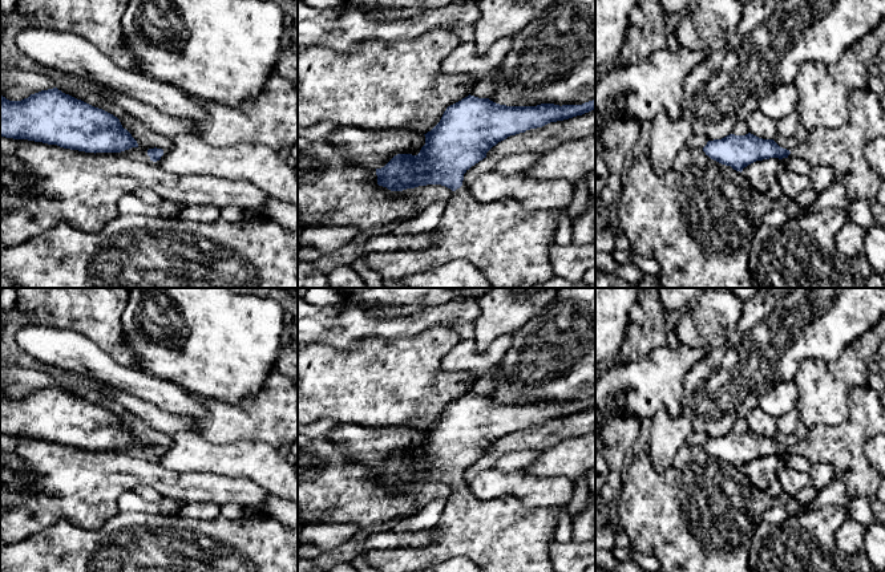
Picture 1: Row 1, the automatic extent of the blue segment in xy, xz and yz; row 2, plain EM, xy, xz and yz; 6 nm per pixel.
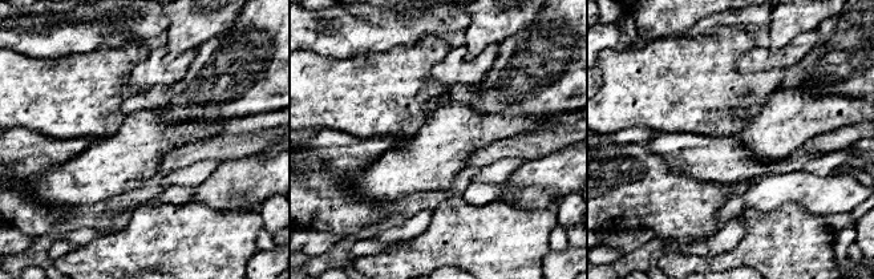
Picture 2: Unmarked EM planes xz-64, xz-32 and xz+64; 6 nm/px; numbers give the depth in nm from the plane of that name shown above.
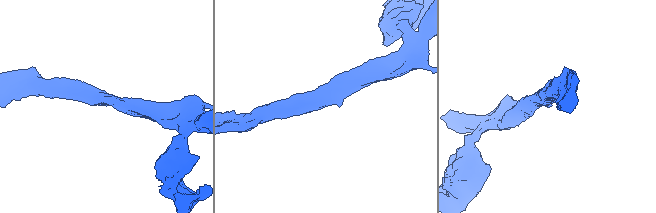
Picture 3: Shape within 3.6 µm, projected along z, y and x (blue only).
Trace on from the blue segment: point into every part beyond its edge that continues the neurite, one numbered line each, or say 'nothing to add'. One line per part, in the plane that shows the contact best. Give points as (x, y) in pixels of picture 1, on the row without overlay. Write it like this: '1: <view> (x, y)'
1: xz (498, 535)

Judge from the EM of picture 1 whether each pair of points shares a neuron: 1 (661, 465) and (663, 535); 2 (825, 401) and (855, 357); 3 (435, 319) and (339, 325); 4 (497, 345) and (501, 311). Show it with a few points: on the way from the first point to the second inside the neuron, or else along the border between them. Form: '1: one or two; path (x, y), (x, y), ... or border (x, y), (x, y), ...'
1: two; border (681, 447), (665, 470), (657, 471), (653, 467)
2: one; path (827, 390), (849, 368)
3: one; path (411, 324), (401, 327), (363, 327)
4: two; border (513, 332), (498, 336), (484, 349), (473, 341)

